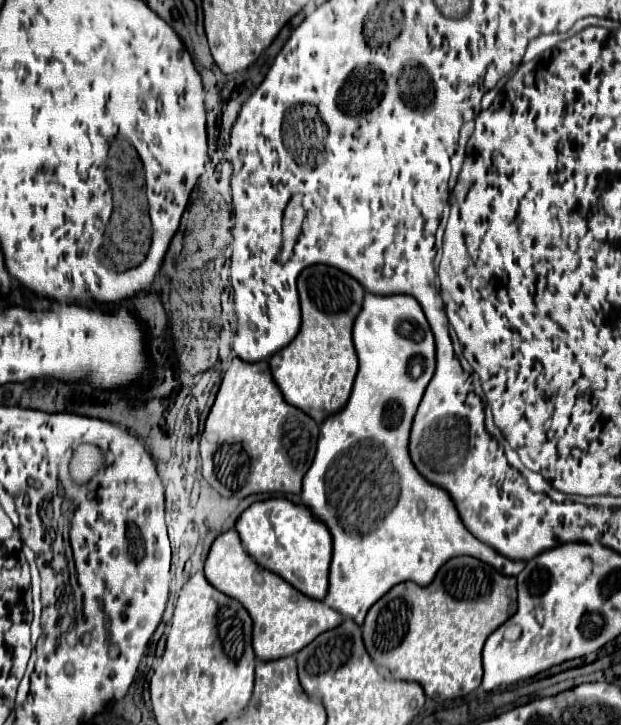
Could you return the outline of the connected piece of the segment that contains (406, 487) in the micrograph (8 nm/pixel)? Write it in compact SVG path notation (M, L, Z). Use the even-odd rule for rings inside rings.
M366 293L362 311L354 321L354 347L358 353L358 375L348 403L320 425L318 449L312 467L304 475L300 503L320 519L332 535L330 587L324 603L340 615L362 625L368 609L402 581L428 585L436 571L452 557L476 557L504 575L518 575L524 569L522 561L510 561L498 555L492 547L478 541L460 521L460 515L450 501L450 495L426 483L414 469L408 455L408 437L414 413L426 385L436 367L434 335L424 317L422 307L410 295L372 295Z

